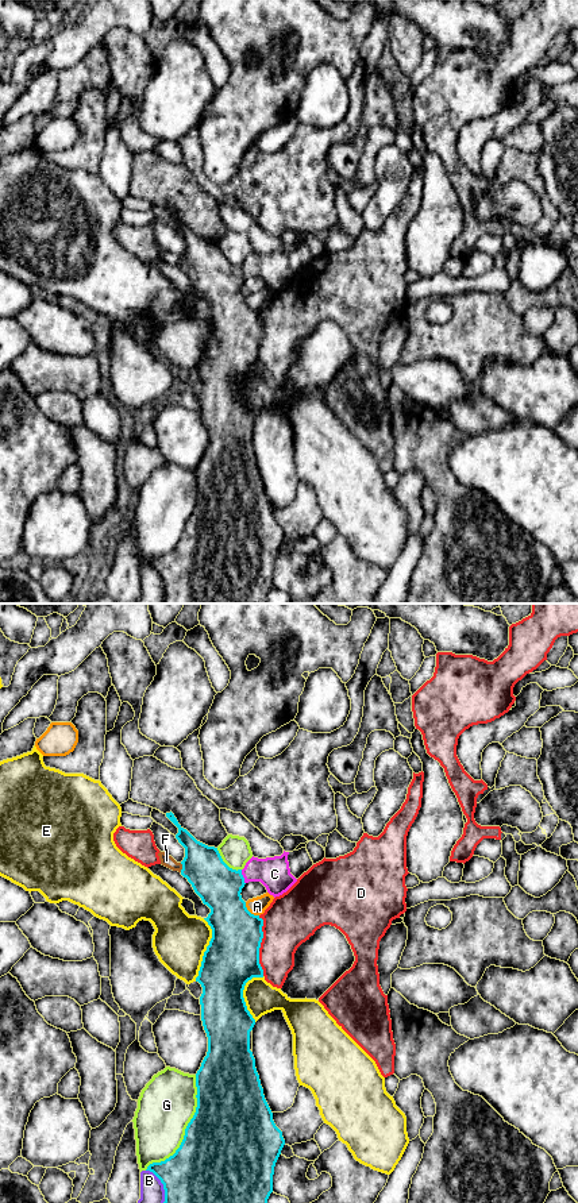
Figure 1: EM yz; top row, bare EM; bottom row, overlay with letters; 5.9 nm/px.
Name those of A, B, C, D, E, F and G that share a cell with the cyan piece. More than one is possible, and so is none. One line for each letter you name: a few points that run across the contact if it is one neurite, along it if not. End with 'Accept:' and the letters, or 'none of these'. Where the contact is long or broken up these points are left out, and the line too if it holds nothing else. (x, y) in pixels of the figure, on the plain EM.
C: Line: yz (219, 281), (242, 272), (274, 269)
Accept: C

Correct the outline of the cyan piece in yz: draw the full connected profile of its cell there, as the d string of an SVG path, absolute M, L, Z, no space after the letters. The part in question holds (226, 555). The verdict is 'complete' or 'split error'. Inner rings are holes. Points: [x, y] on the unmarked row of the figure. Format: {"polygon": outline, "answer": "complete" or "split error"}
{"polygon": "M172 207L166 212L178 223L176 234L185 243L181 270L211 304L204 315L212 324L212 333L196 373L203 382L200 400L208 447L196 469L196 508L180 543L165 556L150 559L146 566L163 579L162 604L267 604L274 562L285 535L273 516L250 446L255 415L247 405L243 385L253 373L263 373L259 359L263 315L247 305L240 288L246 278L261 277L275 293L297 274L290 269L289 247L266 254L253 251L243 265L236 266L223 257L217 243L197 236L184 224Z", "answer": "split error"}

